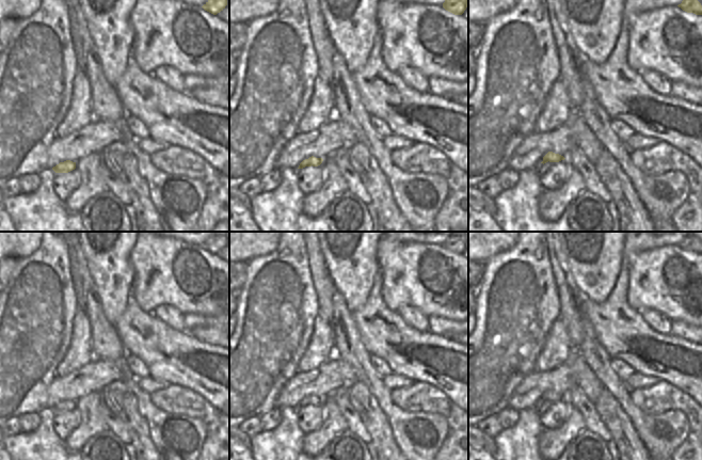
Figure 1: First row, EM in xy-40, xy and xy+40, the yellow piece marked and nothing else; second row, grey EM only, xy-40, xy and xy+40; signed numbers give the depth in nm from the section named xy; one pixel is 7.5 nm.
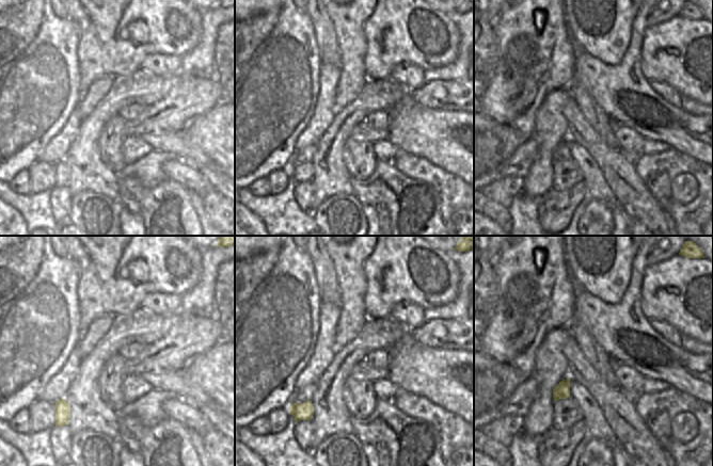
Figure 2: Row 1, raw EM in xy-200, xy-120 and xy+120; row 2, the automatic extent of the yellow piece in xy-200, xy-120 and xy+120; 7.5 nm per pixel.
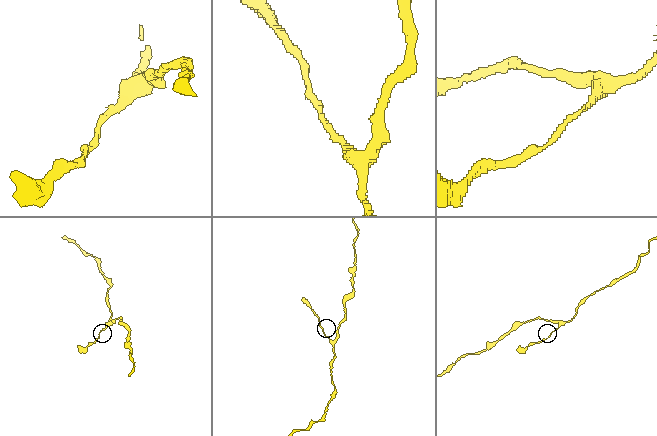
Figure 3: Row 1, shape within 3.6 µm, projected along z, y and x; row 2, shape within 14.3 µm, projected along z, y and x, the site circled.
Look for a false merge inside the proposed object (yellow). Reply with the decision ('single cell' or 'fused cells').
single cell

